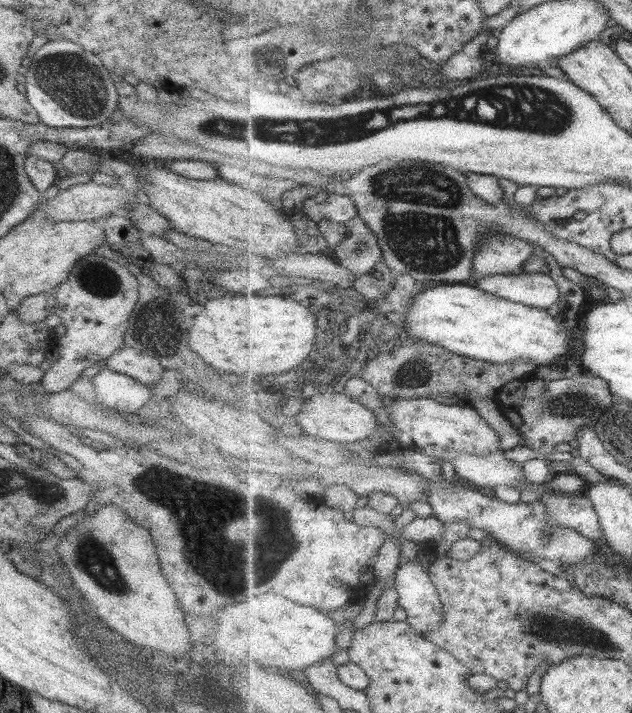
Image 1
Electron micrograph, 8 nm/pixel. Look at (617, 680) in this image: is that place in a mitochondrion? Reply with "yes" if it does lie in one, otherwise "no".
no

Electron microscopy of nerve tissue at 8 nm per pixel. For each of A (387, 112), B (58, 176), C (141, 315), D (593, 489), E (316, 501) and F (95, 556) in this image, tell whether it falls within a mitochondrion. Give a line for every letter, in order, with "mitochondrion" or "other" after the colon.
A: other
B: other
C: mitochondrion
D: other
E: other
F: mitochondrion

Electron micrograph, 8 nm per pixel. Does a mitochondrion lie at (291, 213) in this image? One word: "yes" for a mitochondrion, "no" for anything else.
no

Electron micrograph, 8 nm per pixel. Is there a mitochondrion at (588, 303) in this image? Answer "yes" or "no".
no

